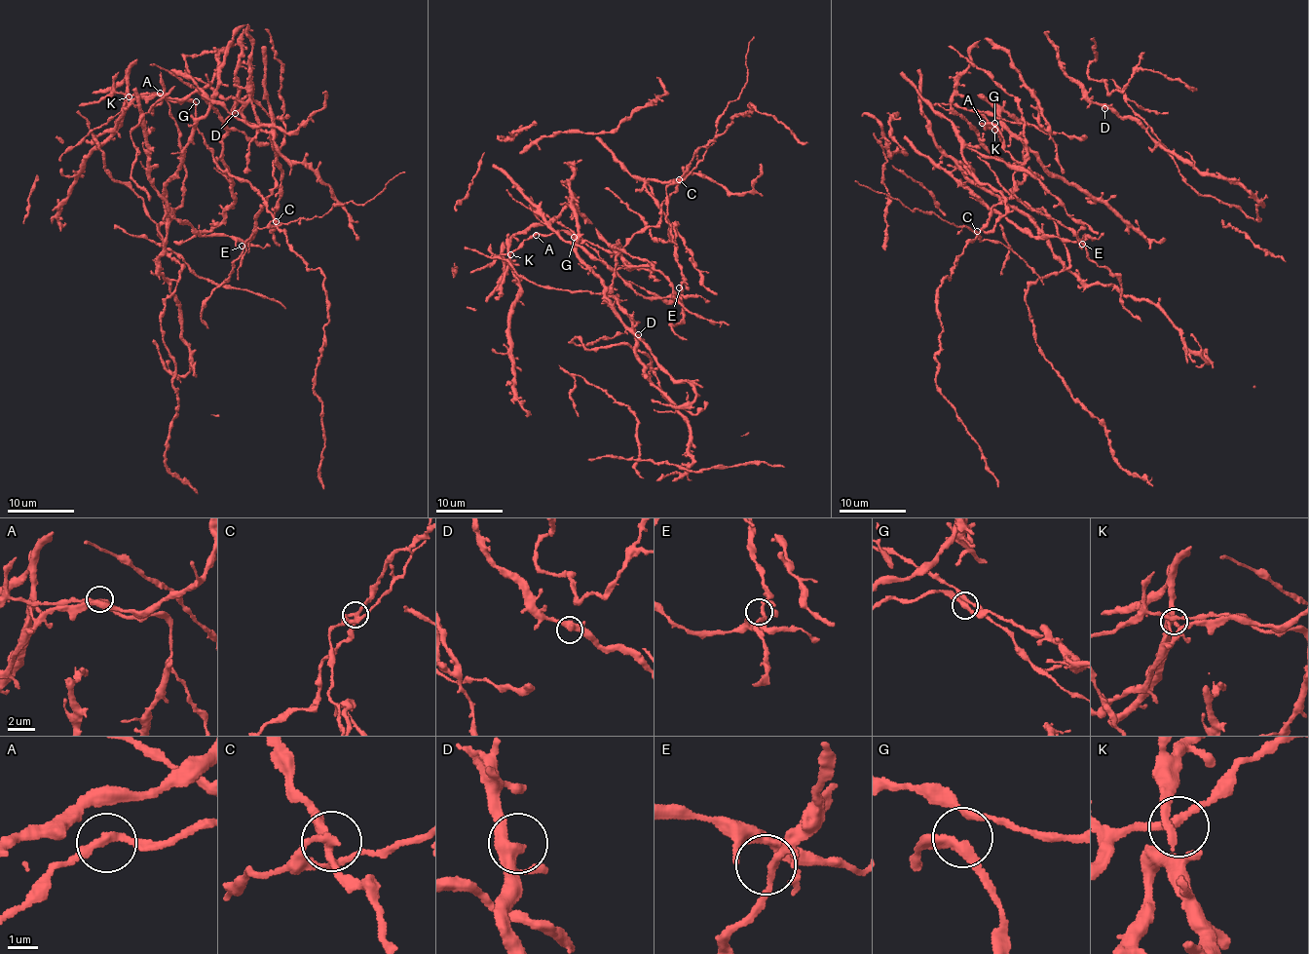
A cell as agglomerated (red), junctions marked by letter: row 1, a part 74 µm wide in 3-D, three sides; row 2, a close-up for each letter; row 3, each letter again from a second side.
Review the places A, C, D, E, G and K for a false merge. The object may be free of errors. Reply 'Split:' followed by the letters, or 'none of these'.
Split: C

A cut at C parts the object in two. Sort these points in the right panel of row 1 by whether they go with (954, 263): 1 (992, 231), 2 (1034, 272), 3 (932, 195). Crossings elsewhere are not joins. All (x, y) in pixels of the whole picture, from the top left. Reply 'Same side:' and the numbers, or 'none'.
Same side: 1, 3

